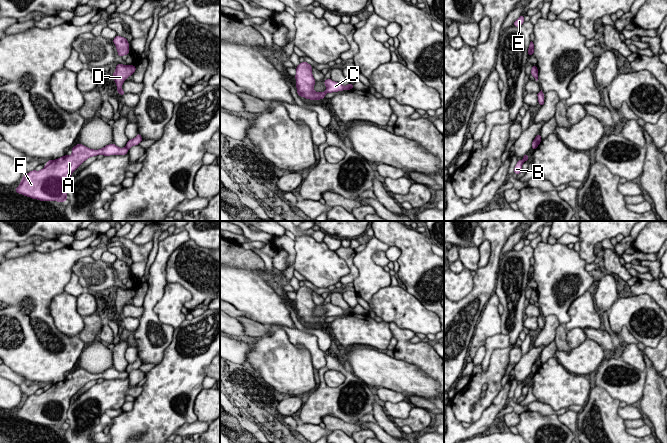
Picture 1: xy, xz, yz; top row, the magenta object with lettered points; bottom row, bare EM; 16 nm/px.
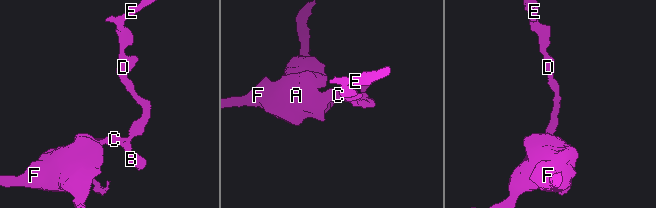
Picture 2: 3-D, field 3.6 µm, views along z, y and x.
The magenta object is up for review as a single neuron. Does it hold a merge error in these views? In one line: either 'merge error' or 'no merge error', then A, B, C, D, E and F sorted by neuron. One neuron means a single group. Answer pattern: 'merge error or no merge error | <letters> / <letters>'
merge error | A B C F / D E

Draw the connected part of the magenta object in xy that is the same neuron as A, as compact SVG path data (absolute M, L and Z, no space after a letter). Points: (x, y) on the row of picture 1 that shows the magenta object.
M78 143L72 147L70 156L64 155L58 159L49 160L42 170L33 170L25 174L15 191L40 201L65 202L68 197L67 187L70 176L85 160L100 154L104 156L125 155L128 150L127 147L119 148L114 143L98 150Z

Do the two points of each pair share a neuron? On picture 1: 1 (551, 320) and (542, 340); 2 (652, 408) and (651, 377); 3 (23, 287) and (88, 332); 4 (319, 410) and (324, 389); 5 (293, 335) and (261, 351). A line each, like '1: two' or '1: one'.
1: one
2: one
3: two
4: one
5: two

